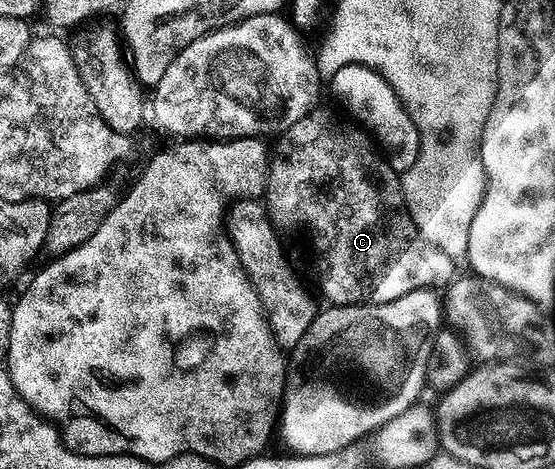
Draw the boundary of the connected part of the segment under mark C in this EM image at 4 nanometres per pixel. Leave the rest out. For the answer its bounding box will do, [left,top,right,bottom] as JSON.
[265,105,456,304]

